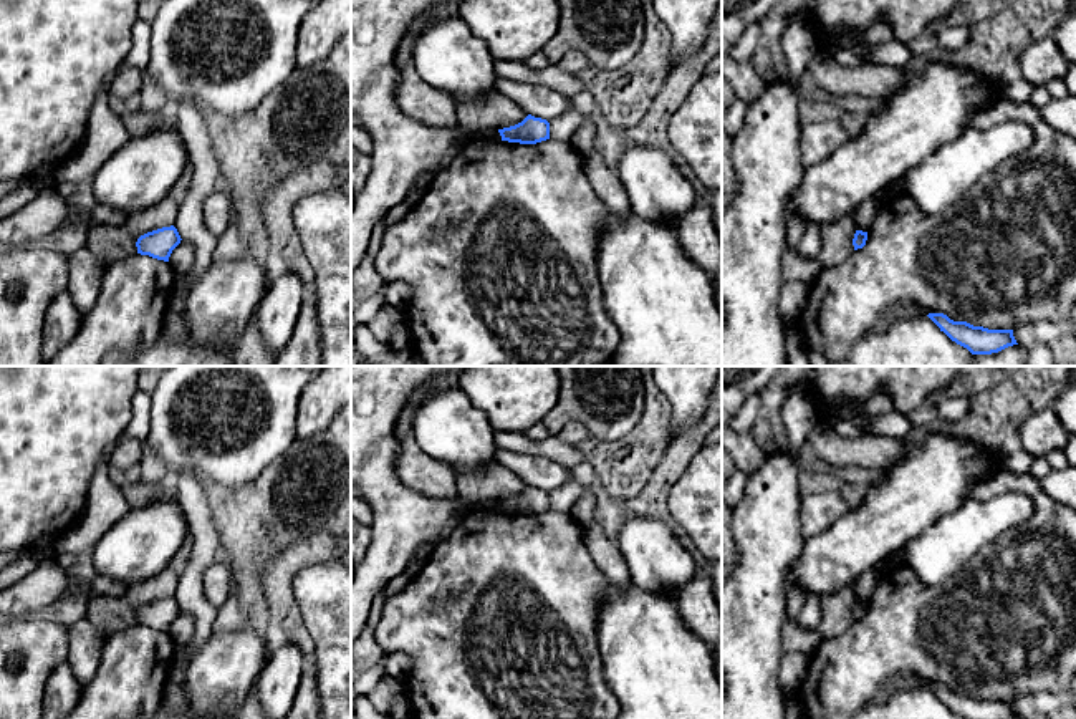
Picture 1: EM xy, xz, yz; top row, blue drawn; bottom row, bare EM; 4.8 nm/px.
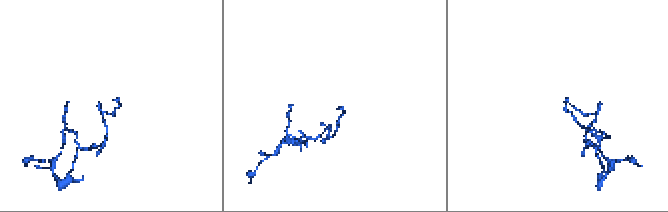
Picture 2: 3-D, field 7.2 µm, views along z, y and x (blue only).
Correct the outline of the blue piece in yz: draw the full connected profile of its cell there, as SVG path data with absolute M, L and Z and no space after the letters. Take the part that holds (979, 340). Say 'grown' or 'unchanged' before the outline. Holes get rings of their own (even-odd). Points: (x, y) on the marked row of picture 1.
unchanged; M944 313L927 315L952 341L967 348L972 355L992 355L1018 345L1013 330L988 330L967 321L954 321Z

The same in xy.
unchanged; M171 225L141 235L136 247L141 255L169 262L172 250L180 244L180 240L177 229Z

